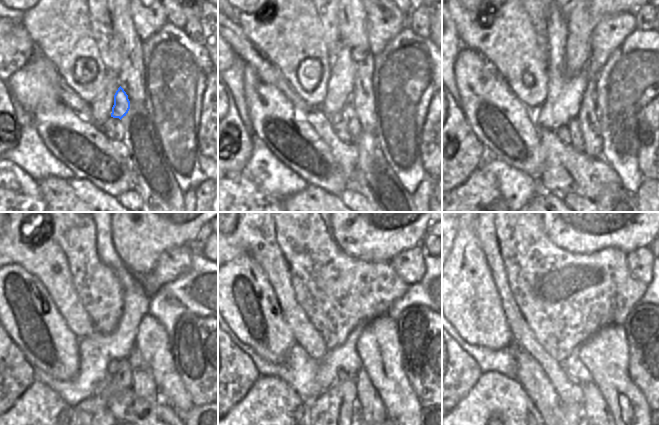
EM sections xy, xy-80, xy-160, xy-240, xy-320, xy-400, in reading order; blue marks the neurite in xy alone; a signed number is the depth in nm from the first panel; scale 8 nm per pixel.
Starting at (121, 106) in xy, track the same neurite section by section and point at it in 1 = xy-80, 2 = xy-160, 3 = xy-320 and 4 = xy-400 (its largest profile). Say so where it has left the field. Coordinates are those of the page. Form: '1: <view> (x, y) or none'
1: xy-80 (348, 116)
2: xy-160 (576, 140)
3: xy-320 (342, 393)
4: xy-400 (572, 412)

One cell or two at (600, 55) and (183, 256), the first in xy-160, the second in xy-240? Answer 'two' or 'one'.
one

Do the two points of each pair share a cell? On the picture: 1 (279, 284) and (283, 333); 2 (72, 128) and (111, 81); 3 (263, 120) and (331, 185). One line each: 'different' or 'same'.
1: different
2: different
3: same

